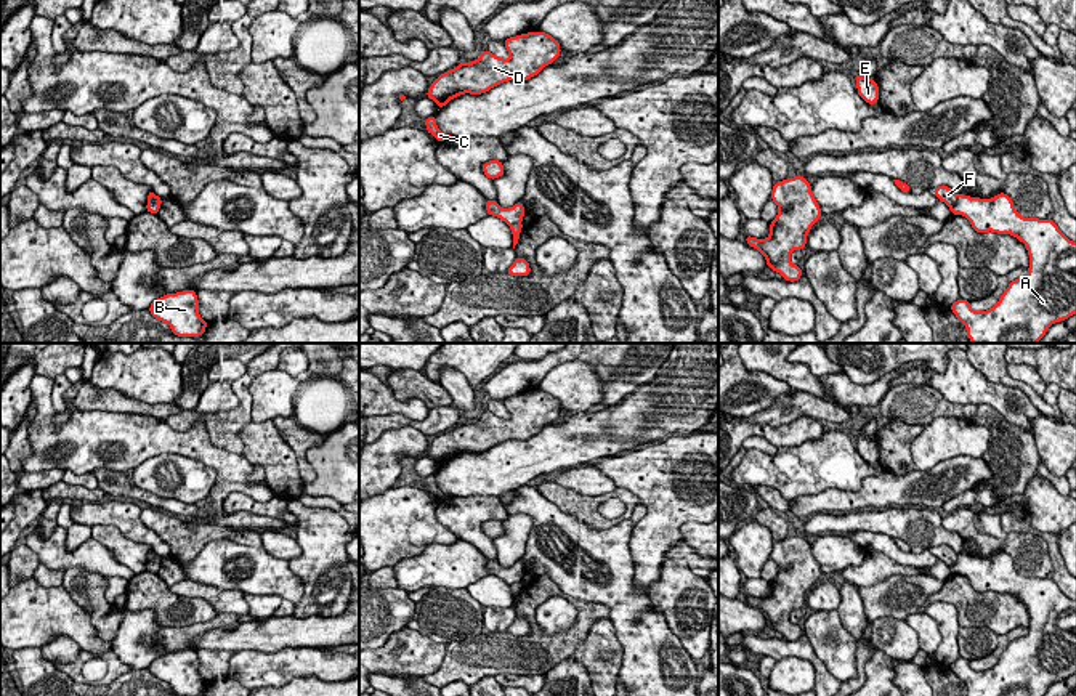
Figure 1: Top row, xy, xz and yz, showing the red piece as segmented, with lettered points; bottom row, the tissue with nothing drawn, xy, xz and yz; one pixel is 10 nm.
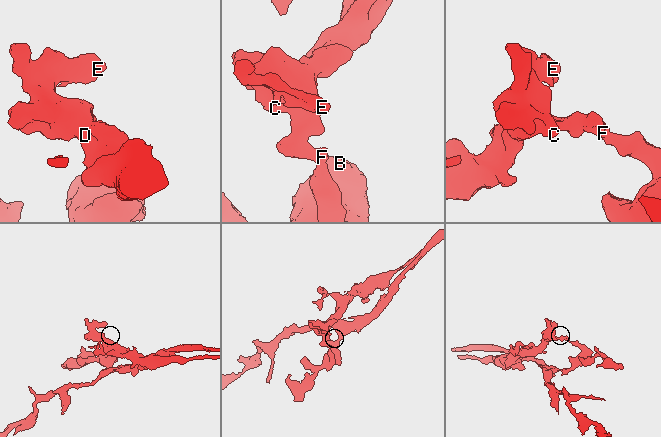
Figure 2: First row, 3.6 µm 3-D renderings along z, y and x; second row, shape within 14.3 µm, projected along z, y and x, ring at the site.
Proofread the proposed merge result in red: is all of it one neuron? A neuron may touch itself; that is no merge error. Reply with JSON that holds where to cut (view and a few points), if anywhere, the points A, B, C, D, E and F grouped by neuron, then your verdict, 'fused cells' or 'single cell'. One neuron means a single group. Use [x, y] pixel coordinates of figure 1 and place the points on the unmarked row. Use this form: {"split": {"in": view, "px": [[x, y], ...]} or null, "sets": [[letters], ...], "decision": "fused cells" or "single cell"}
{"split": {"in": "yz", "px": [[959, 555], [950, 566]]}, "sets": [["A", "B"], ["C", "D", "E", "F"]], "decision": "fused cells"}

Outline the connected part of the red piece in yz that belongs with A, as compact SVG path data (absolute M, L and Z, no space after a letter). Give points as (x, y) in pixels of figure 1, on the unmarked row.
M1004 550L993 558L959 553L951 573L967 576L975 592L1012 593L1025 603L1029 614L1028 633L1012 640L991 669L973 670L964 658L951 664L949 669L965 683L967 696L1044 696L1052 683L1076 672L1076 601L1054 579L1021 576Z

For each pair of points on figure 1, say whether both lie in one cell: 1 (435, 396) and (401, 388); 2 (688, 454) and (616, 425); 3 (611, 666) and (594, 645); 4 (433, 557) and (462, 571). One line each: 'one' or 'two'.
1: one
2: two
3: one
4: one

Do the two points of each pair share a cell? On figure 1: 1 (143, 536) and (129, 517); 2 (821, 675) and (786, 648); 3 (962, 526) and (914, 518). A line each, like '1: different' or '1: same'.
1: same
2: same
3: different

